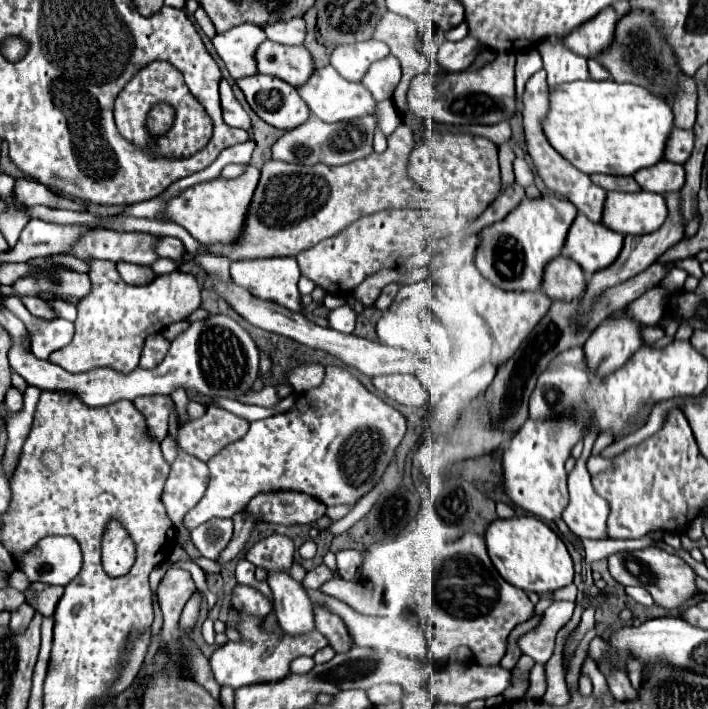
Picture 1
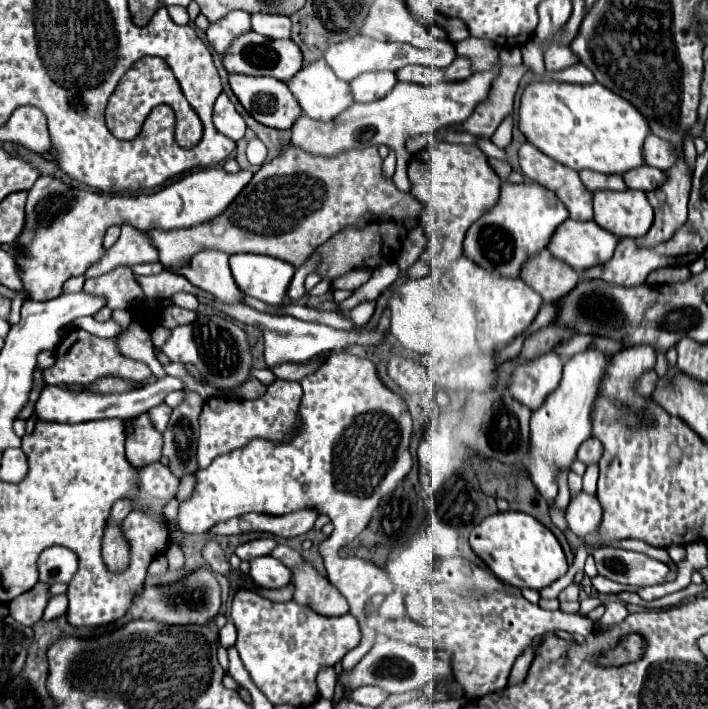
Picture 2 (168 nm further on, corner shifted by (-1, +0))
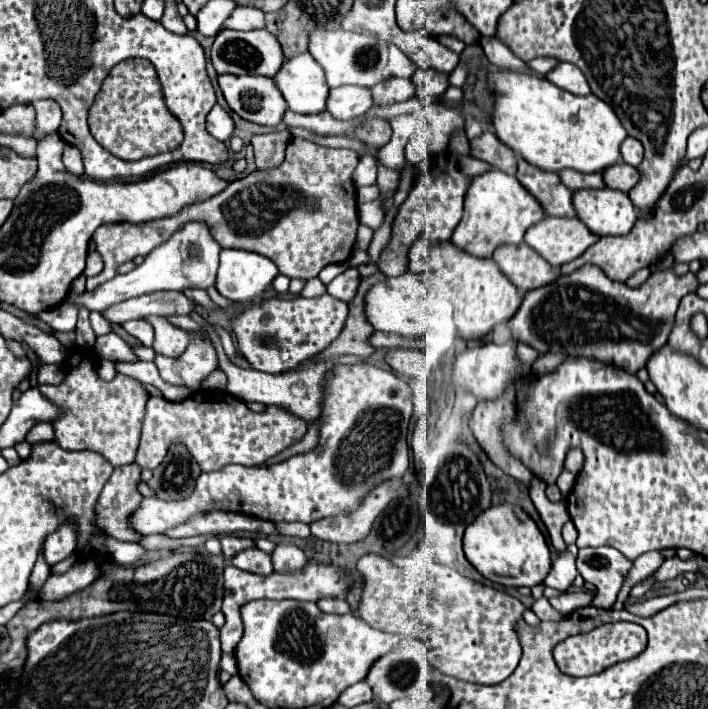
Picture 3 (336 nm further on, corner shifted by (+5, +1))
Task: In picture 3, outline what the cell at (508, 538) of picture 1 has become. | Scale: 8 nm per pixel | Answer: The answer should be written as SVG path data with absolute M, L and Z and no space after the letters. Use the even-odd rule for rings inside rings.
M510 503L488 507L470 527L466 527L464 553L486 579L504 587L540 585L550 571L550 549L544 535L522 507Z

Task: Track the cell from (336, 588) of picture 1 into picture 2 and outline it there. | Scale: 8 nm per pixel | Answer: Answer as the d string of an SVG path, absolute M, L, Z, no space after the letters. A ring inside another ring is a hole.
M278 544L276 550L272 552L272 556L278 558L278 560L280 560L282 564L286 564L288 568L298 568L300 564L304 564L304 558L302 558L296 550L292 550L292 548L284 546L284 544Z

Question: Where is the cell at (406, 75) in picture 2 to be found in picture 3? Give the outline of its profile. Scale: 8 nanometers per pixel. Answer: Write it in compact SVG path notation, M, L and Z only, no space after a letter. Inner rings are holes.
M392 77L392 79L386 79L378 85L374 85L370 91L372 91L374 105L378 105L378 103L400 103L400 101L414 97L414 83L412 83L412 79Z

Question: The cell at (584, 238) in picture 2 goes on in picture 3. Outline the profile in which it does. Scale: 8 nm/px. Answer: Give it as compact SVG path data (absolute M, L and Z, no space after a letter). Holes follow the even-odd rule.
M548 217L530 227L524 241L542 255L550 265L560 267L580 257L592 243L598 241L594 233L580 219Z

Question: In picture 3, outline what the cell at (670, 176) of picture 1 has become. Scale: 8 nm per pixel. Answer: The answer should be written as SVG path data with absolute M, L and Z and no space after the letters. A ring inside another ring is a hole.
M616 163L614 167L608 167L606 171L602 171L602 177L606 179L606 187L618 189L624 193L628 193L640 179L638 171L626 163Z

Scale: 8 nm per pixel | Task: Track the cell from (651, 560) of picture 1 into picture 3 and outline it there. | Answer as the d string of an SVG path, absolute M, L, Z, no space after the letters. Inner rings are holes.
M596 547L580 549L576 557L576 569L584 581L596 587L596 597L592 605L600 609L610 609L622 587L626 573L630 571L632 561L626 559L614 547Z

